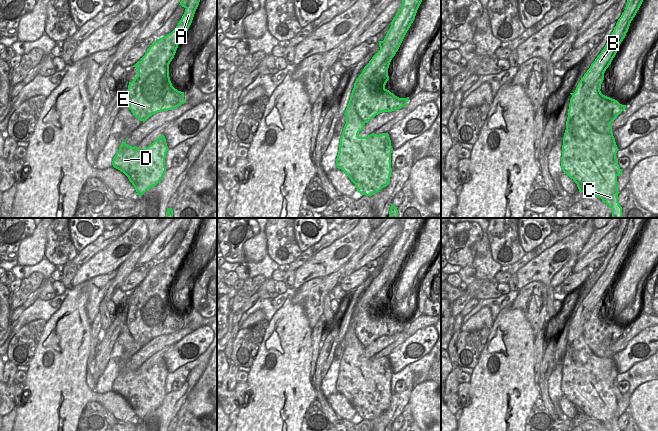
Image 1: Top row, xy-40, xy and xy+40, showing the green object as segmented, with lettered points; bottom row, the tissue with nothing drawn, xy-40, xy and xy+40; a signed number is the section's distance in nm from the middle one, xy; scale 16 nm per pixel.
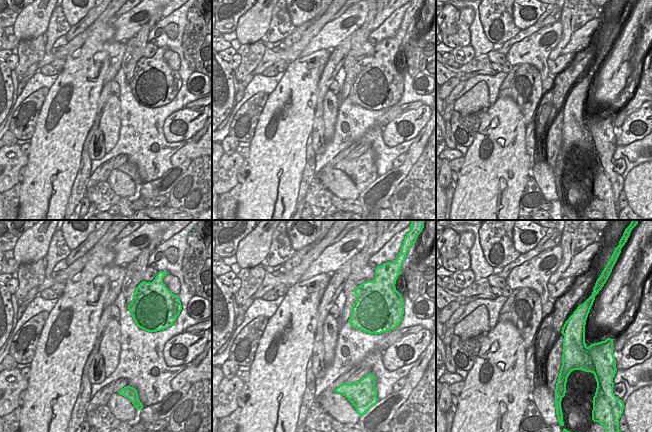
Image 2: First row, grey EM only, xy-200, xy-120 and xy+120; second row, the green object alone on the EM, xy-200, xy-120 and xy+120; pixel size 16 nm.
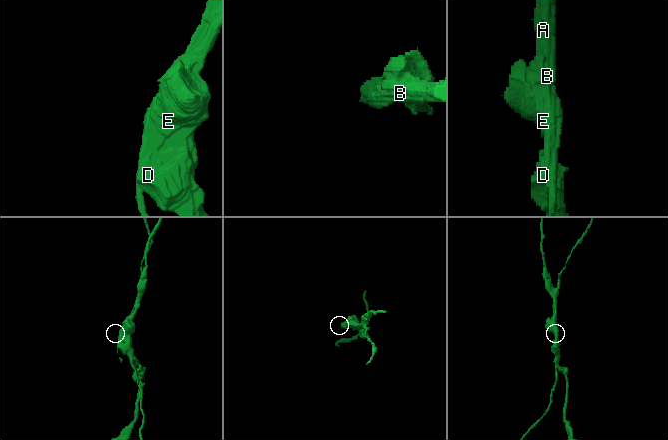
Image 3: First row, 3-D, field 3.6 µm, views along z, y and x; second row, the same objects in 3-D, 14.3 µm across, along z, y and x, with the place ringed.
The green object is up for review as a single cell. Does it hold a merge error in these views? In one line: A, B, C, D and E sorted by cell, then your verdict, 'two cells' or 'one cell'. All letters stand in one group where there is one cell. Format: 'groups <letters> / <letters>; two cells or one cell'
groups A E / B C D; two cells

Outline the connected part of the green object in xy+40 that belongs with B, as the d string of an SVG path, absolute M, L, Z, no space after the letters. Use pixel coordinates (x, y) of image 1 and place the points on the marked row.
M627 0L604 49L578 83L570 99L566 130L563 137L561 167L577 184L579 192L594 195L612 209L612 218L623 218L618 202L617 175L613 168L615 138L612 134L596 132L585 118L583 102L591 88L615 57L626 36L626 28L639 10L643 0Z

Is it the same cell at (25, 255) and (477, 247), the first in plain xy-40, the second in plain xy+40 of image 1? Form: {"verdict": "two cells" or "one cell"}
{"verdict": "one cell"}

